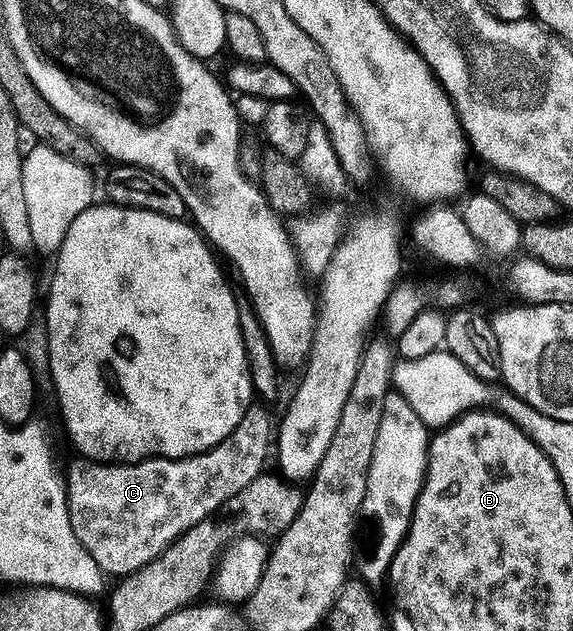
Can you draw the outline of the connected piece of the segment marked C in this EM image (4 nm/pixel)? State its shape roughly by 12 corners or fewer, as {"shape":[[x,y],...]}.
{"shape":[[261,403],[182,461],[77,459],[69,518],[102,573],[163,556],[266,472]]}

